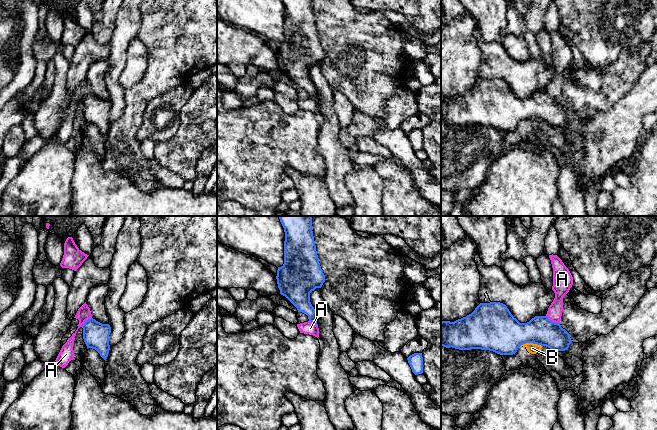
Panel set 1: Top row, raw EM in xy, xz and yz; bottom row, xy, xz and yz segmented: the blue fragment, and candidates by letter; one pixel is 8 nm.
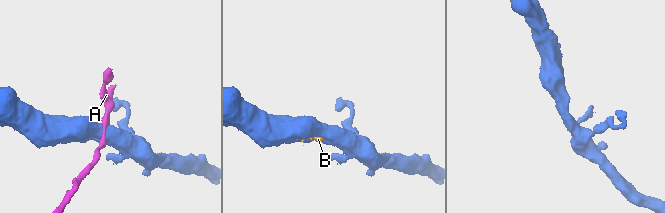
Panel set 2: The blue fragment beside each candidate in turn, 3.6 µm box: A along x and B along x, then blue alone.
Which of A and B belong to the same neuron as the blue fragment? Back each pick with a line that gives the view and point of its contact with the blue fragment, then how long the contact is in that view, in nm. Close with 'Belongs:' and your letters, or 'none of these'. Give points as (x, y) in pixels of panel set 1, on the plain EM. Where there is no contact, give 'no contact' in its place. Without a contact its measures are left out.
Belongs: none of these

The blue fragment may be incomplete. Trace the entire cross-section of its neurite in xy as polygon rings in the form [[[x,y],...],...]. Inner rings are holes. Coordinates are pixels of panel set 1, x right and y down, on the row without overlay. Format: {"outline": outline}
{"outline": [[[93,94],[85,97],[82,101],[83,115],[87,124],[95,125],[100,132],[106,136],[109,130],[109,111],[111,103],[109,100],[102,100]]]}

